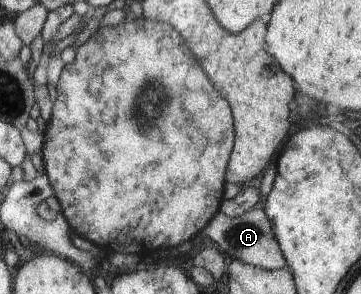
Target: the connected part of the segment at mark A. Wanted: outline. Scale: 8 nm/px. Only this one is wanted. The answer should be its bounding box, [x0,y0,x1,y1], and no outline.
[199,208,286,272]

